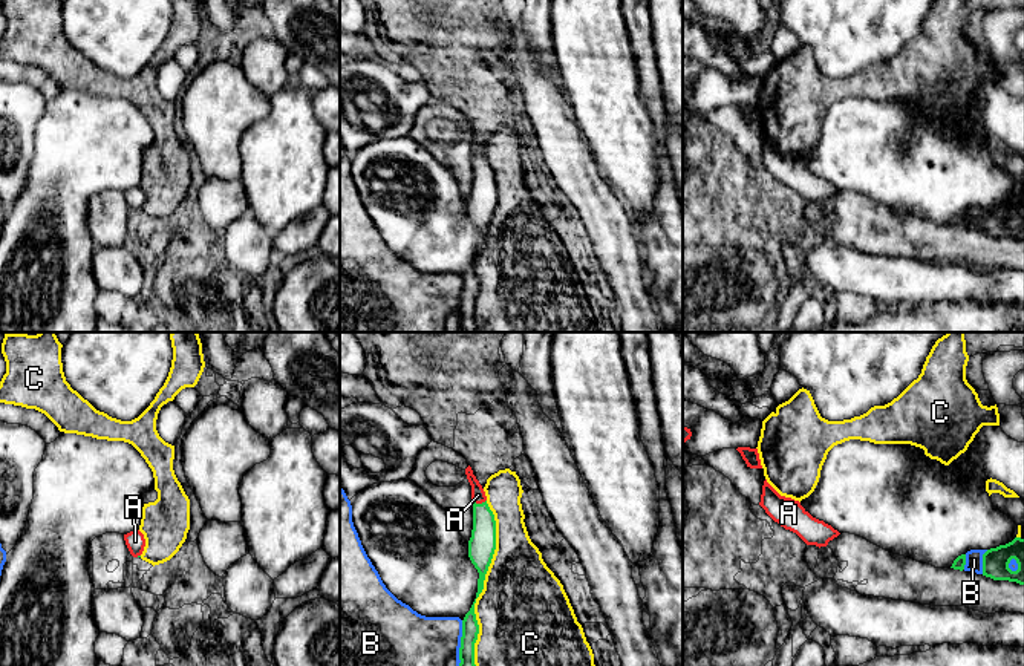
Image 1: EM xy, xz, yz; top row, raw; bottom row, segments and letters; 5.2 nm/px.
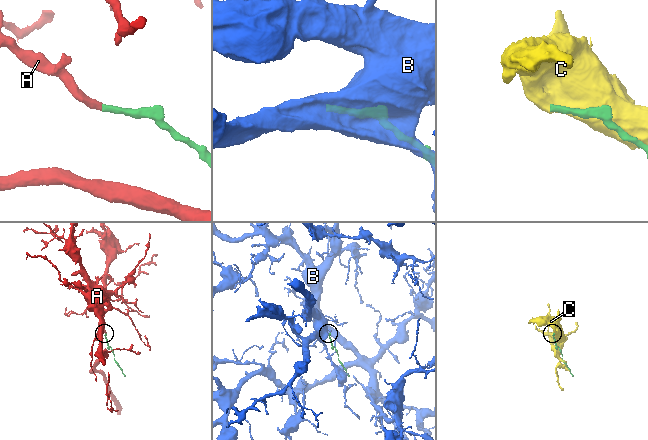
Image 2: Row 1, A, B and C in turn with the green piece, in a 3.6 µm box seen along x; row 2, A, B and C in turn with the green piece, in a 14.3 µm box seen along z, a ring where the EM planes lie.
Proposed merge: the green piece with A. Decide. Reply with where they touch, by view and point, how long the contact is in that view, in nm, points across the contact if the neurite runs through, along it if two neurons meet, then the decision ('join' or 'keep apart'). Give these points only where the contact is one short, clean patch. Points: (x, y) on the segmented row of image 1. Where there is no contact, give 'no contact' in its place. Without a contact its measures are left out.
contact xz (479, 504); length 70 nm; way xz (481, 547), (479, 504), (478, 495); join

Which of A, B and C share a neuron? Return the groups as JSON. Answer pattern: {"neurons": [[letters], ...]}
{"neurons": [["A"], ["B"], ["C"]]}

